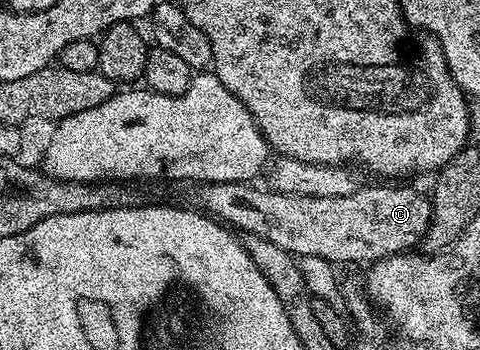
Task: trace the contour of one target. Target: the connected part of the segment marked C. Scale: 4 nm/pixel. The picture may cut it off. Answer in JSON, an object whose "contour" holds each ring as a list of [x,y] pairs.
{"contour":[[[189,181],[186,182],[182,186],[183,193],[185,196],[188,197],[191,202],[194,203],[196,206],[202,207],[208,214],[214,215],[216,218],[219,218],[222,222],[228,223],[234,230],[240,231],[239,229],[244,229],[242,232],[244,234],[253,236],[253,237],[260,237],[261,239],[269,239],[269,243],[274,243],[276,247],[281,247],[281,251],[285,251],[286,253],[290,253],[294,255],[296,258],[302,259],[304,257],[320,257],[321,259],[325,259],[332,263],[339,263],[339,261],[367,261],[366,263],[374,263],[380,261],[383,257],[392,257],[394,253],[406,253],[408,251],[414,250],[416,246],[422,242],[423,236],[427,234],[427,228],[429,227],[429,223],[431,222],[431,199],[430,196],[426,192],[418,193],[415,189],[410,189],[407,186],[407,183],[375,183],[379,185],[367,185],[364,187],[357,187],[355,188],[349,195],[337,195],[337,199],[321,199],[320,197],[306,197],[305,195],[289,195],[288,193],[276,193],[274,189],[270,187],[264,187],[264,189],[258,189],[258,184],[255,183],[248,183],[245,181],[226,181],[225,183],[209,183],[208,181]]]}

